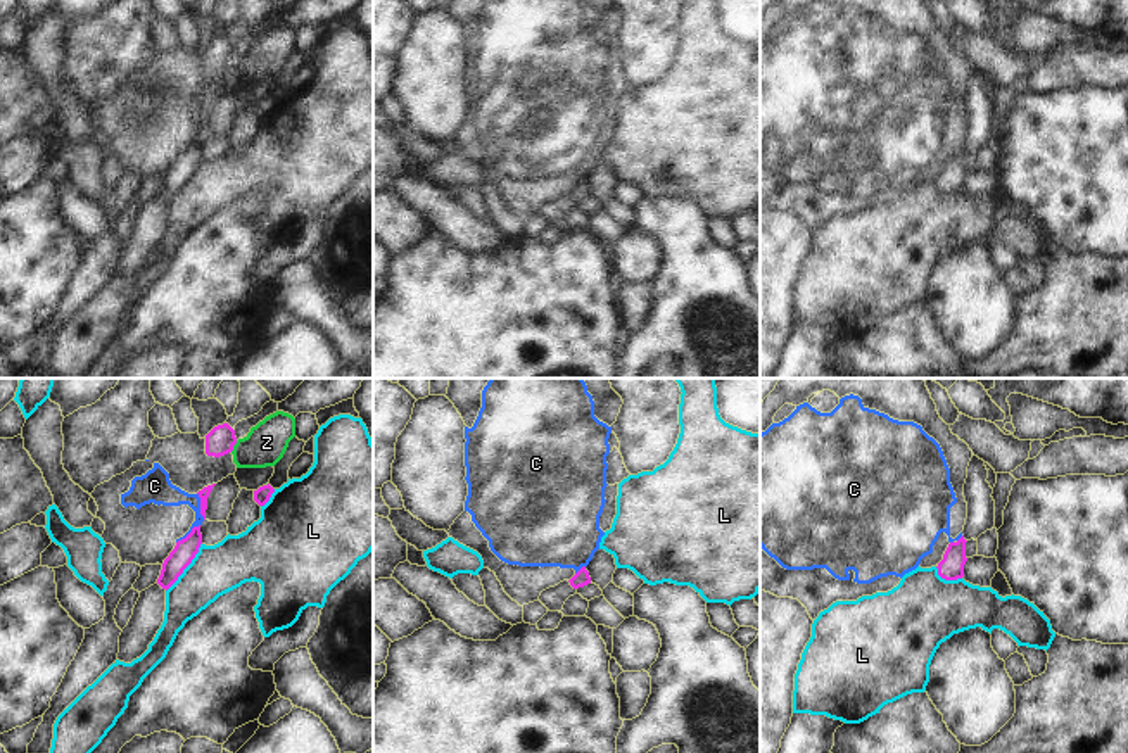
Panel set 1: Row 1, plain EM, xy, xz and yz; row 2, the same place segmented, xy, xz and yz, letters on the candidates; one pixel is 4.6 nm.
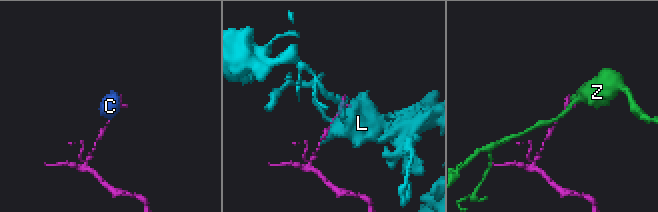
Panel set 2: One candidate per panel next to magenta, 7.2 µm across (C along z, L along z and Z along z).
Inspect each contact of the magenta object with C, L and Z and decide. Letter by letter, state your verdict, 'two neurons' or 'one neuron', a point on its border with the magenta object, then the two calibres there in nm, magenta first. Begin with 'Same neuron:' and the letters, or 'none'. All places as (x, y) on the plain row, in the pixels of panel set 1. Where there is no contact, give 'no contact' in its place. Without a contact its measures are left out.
Same neuron: none
C: two neurons | xy (201, 120) | 50/150 nm
L: two neurons | xy (187, 178) | 110/240 nm
Z: two neurons | xy (234, 57) | 140/190 nm

